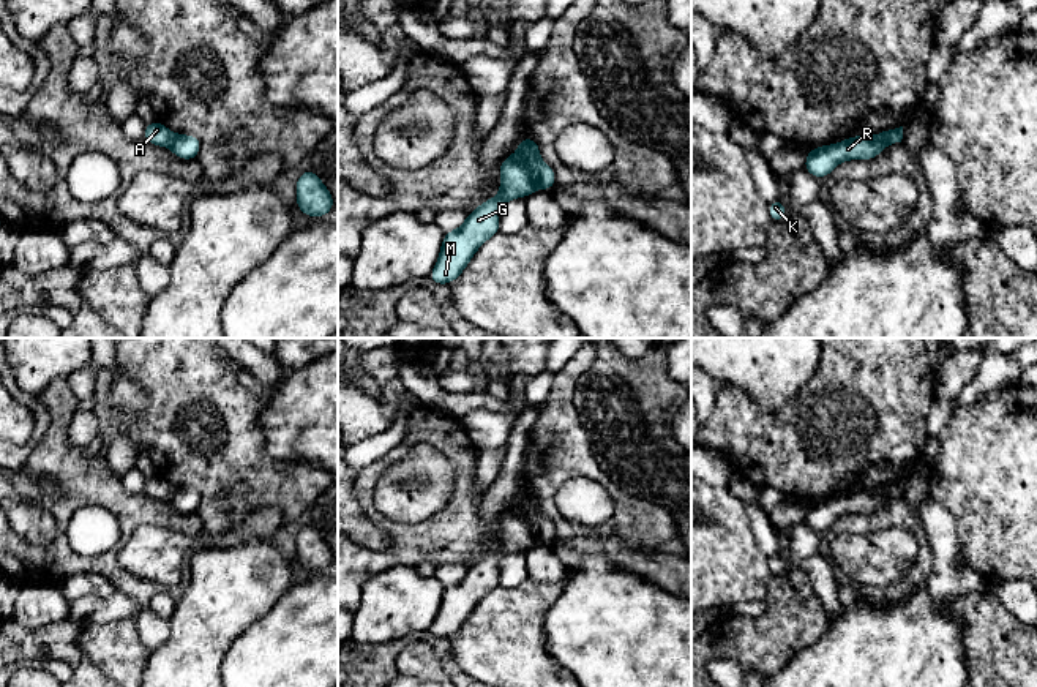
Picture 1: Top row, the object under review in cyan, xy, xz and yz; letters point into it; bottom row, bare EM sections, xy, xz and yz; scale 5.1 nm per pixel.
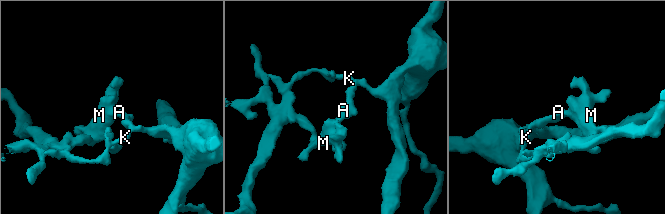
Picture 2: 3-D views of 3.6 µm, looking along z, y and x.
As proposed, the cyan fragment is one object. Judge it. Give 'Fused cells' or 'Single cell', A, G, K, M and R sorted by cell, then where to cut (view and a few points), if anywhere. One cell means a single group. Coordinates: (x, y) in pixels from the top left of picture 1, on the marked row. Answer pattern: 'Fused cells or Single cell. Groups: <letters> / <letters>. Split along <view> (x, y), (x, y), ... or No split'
Fused cells. Groups: A G M / K R. Split along xz (516, 153), (539, 188)

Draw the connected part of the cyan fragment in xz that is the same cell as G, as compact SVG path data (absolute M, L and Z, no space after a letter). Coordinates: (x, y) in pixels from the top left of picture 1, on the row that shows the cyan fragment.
M518 155L507 156L499 172L499 194L470 212L462 226L445 234L439 259L429 273L434 283L448 284L464 272L480 245L499 232L499 215L505 202L538 190Z

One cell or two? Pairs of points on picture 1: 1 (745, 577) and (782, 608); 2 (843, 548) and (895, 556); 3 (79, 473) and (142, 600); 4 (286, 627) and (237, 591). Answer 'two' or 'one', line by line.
1: two
2: one
3: one
4: two

